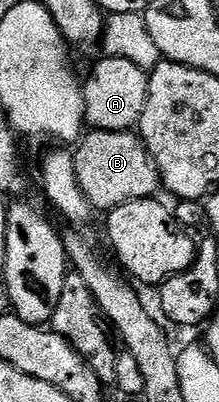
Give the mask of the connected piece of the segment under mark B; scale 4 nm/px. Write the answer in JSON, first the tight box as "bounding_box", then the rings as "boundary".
{"bounding_box":[74,129,161,211],"boundary":[[[92,129],[81,136],[74,156],[78,183],[93,210],[111,211],[131,201],[155,198],[161,188],[160,173],[135,132]]]}

